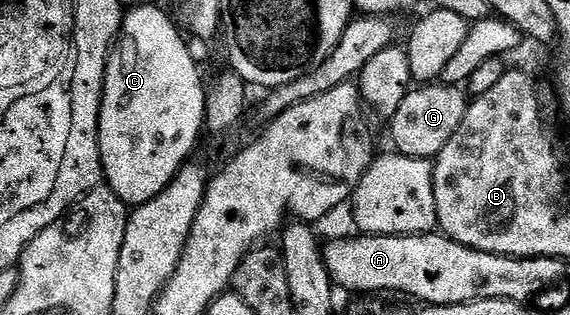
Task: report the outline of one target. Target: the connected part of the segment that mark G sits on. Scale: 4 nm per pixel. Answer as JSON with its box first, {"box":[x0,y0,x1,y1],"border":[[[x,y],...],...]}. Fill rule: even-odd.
{"box":[388,82,467,161],"border":[[[430,82],[407,91],[404,102],[400,102],[400,106],[388,120],[390,140],[394,143],[393,151],[399,156],[429,161],[433,161],[434,156],[441,157],[451,147],[450,139],[459,135],[467,107],[467,89],[457,84]]]}

